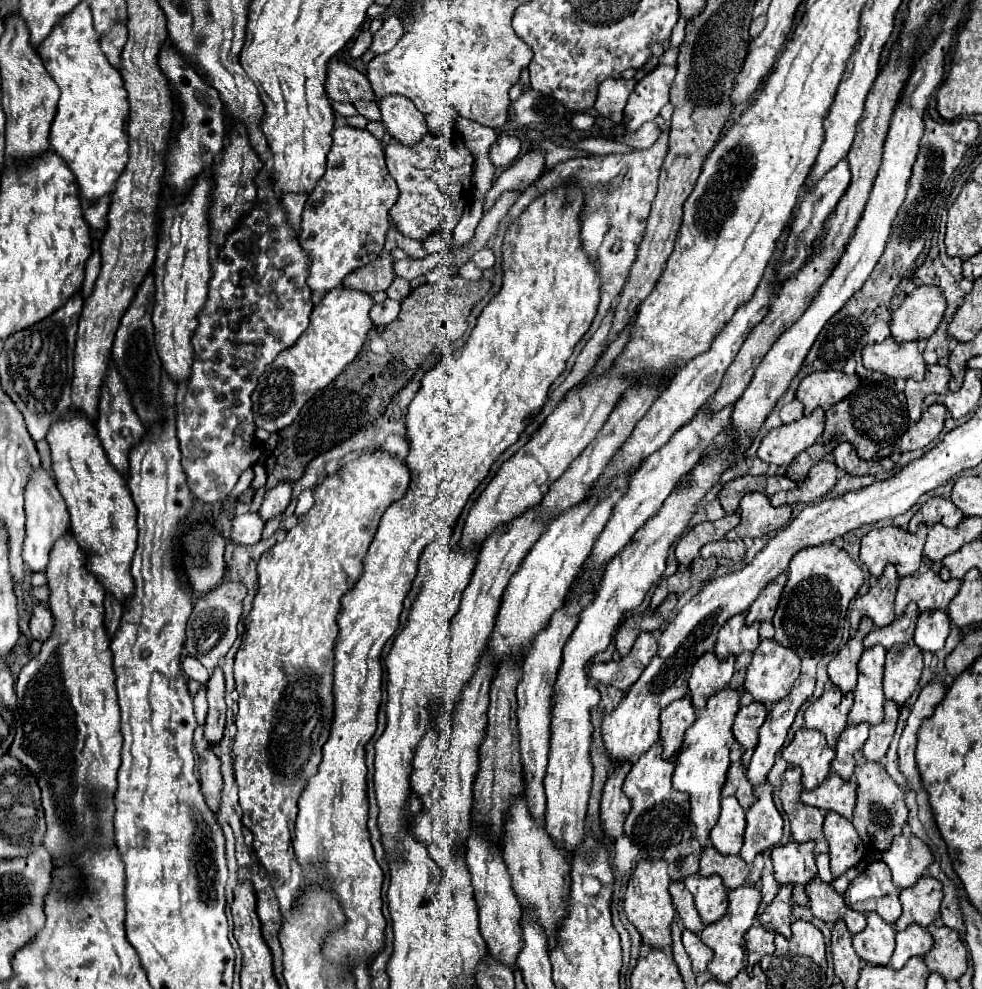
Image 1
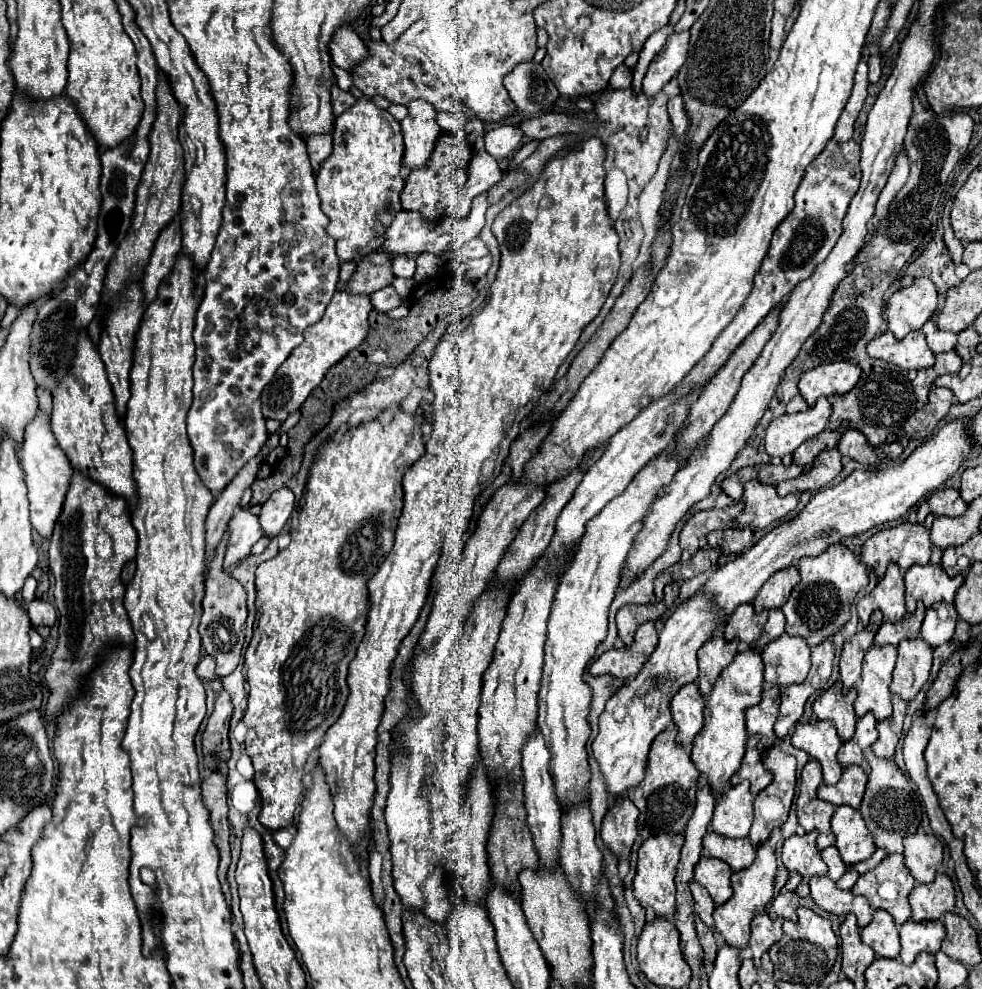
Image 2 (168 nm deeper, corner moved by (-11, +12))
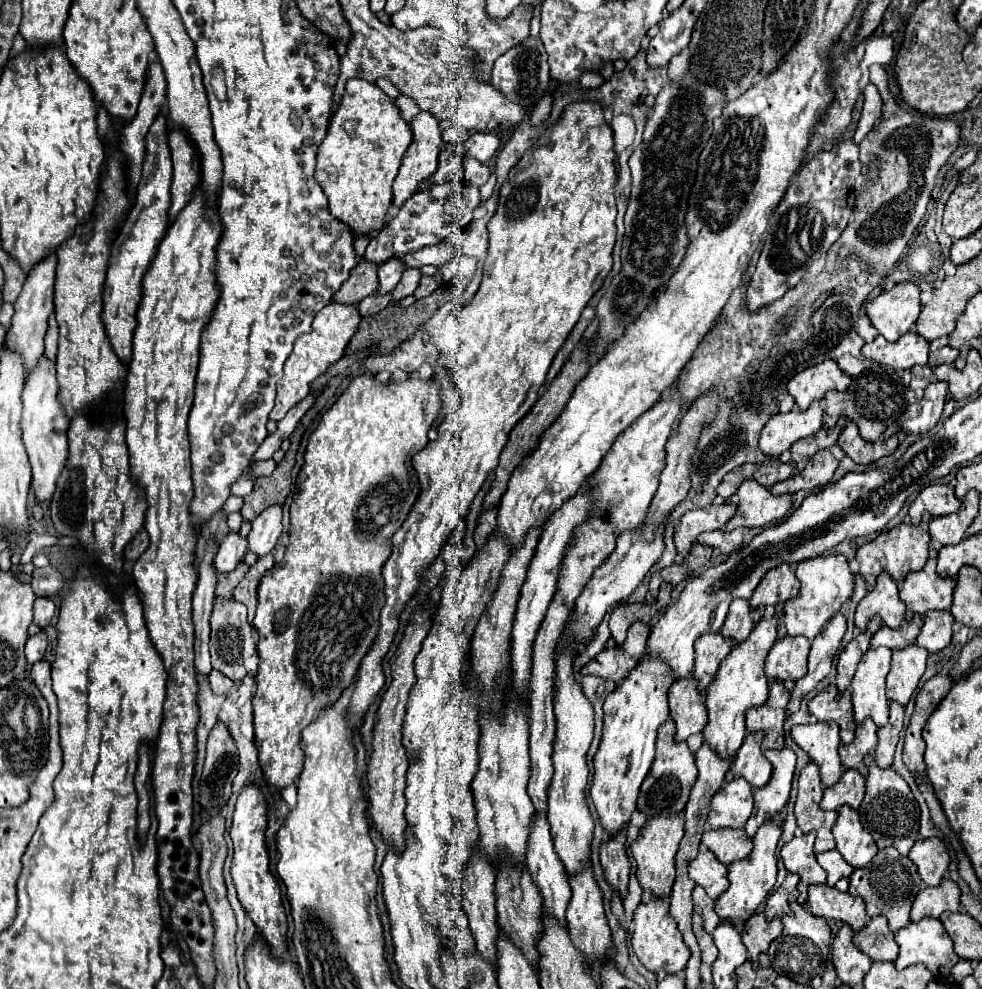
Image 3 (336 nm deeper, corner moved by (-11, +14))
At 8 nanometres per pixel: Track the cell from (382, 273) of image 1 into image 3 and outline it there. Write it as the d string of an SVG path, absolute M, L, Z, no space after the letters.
M363 260L351 270L351 276L347 278L347 282L343 282L341 288L333 294L333 302L359 304L375 290L377 290L377 264Z

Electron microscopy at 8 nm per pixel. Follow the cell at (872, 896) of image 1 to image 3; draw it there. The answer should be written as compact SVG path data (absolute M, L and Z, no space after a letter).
M895 848L879 850L865 868L857 868L849 876L849 894L861 896L865 900L869 916L877 916L877 914L885 916L889 920L891 932L897 932L899 928L911 922L909 910L913 898L921 892L921 888L923 888L923 880L917 872L917 866L907 856L901 856Z

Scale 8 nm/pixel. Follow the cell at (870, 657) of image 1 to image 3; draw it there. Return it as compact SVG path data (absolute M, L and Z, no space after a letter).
M875 648L867 650L861 658L851 682L851 702L855 722L861 724L871 718L879 728L889 718L889 702L885 698L885 678L891 668L891 650Z

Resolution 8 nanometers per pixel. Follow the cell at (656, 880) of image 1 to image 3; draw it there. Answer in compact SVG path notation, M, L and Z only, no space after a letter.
M659 814L651 818L639 832L639 836L631 842L631 854L637 862L637 878L641 888L651 890L657 898L667 898L671 894L671 886L675 880L675 854L679 842L683 838L683 816L681 814Z

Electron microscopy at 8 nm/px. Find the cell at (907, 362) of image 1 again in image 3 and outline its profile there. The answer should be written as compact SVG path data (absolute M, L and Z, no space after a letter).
M907 332L893 344L887 342L883 336L877 336L873 342L863 346L861 354L893 370L909 370L915 364L927 362L929 342L917 332Z

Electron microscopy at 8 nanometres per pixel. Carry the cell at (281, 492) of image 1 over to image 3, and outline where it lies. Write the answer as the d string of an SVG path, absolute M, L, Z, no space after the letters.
M273 504L253 522L251 532L247 536L249 550L261 558L275 548L279 536L281 536L281 506Z

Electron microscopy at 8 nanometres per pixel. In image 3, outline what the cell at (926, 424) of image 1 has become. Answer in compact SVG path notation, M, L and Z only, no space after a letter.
M931 382L925 388L925 396L907 406L901 416L901 428L905 434L925 434L935 428L941 418L947 398L947 382Z

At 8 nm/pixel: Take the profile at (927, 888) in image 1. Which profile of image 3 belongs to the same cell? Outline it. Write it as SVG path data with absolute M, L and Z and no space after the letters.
M945 878L937 888L927 886L921 890L911 908L911 920L921 920L925 916L939 918L943 912L957 912L959 910L959 886Z

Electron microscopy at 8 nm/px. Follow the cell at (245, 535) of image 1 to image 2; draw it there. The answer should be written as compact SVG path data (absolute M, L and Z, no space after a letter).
M239 508L233 514L233 518L229 522L231 536L229 536L229 544L227 544L227 552L225 552L225 562L223 562L225 570L231 568L233 564L241 562L245 556L249 556L251 546L263 536L257 520L259 520L259 516L251 514L249 510L243 510L243 508Z

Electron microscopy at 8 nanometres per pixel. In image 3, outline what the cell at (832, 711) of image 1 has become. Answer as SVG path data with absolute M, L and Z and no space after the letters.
M829 684L823 692L815 694L809 700L809 712L821 720L821 722L837 722L841 732L841 742L843 744L851 744L853 742L853 734L855 734L855 720L853 720L853 706L851 706L851 694L845 692L843 698L839 698L839 692L833 684Z

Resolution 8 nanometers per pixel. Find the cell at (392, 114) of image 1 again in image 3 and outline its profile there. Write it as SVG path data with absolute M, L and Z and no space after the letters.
M421 112L413 122L413 142L407 148L397 178L393 180L393 208L407 202L425 178L437 170L437 156L441 146L441 130L429 112Z

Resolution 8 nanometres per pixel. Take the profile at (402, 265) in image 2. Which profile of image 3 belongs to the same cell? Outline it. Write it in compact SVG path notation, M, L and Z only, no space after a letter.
M391 258L385 264L381 264L379 272L377 272L379 274L379 288L377 288L375 296L391 292L397 286L397 282L401 280L403 272L405 272L405 266L401 262L397 262L397 258Z

